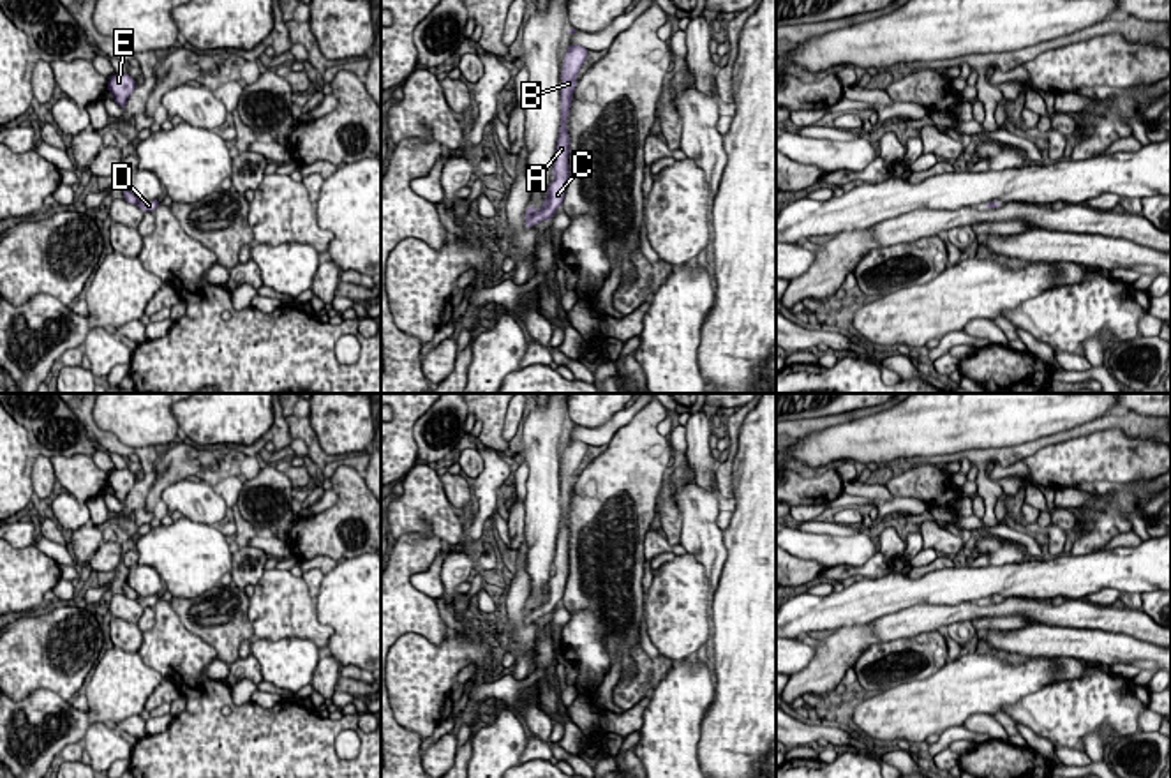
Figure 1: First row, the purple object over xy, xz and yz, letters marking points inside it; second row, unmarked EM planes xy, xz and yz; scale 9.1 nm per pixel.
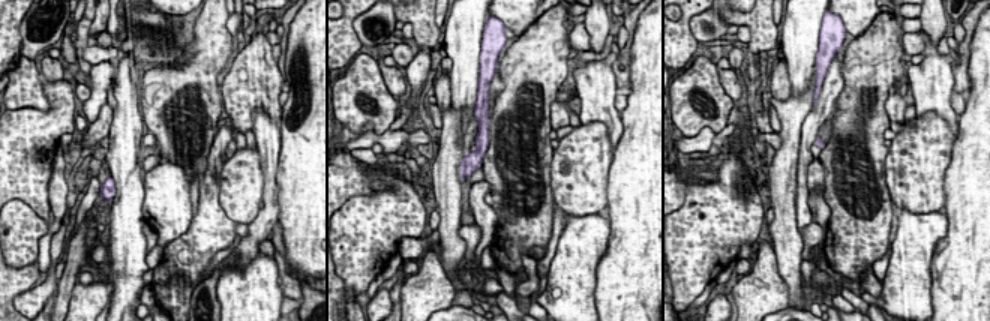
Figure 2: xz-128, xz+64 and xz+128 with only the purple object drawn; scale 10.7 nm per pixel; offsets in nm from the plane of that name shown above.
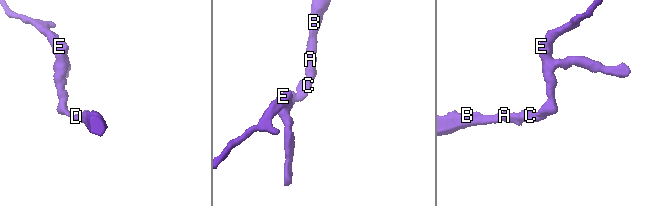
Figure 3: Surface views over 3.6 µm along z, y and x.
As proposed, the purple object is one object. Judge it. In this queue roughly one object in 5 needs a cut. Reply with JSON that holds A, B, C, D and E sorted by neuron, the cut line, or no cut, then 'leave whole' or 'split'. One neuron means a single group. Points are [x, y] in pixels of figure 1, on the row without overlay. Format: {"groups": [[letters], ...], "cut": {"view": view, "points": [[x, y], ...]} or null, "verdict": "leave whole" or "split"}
{"groups": [["A", "B", "C", "D", "E"]], "cut": null, "verdict": "leave whole"}

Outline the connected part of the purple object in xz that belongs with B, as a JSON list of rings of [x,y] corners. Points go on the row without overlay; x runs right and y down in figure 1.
[[[570,439],[566,443],[564,459],[561,466],[561,524],[556,542],[556,556],[552,570],[556,572],[547,584],[547,595],[541,598],[541,603],[536,607],[533,600],[526,605],[526,625],[533,623],[541,616],[550,616],[556,610],[556,605],[563,600],[568,573],[570,573],[570,531],[568,531],[568,510],[571,503],[573,487],[577,482],[577,468],[580,466],[582,459],[587,455],[587,443],[578,439]]]

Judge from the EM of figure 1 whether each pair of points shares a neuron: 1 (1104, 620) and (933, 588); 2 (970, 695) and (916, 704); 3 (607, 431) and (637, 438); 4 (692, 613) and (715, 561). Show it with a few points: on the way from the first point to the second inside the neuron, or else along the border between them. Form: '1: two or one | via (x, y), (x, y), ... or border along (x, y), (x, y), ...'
1: two | border along (984, 600), (962, 600), (944, 605)
2: one | via (956, 695), (930, 704)
3: two | border along (637, 411), (607, 443)
4: two | border along (686, 551), (704, 568), (709, 605)

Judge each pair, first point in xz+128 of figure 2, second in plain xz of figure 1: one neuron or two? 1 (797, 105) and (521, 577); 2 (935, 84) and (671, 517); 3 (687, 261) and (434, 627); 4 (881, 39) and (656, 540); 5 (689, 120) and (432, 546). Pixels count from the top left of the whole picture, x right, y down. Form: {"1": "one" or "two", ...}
{"1": "one", "2": "two", "3": "two", "4": "two", "5": "two"}

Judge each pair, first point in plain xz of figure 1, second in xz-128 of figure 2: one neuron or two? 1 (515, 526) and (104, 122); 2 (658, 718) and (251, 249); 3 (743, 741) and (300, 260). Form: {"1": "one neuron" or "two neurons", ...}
{"1": "one neuron", "2": "two neurons", "3": "one neuron"}

